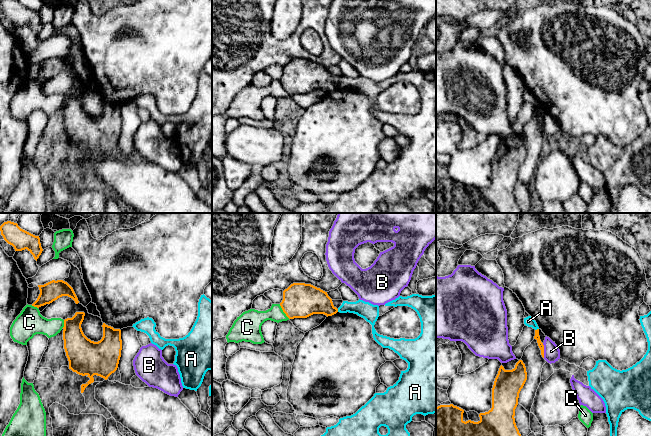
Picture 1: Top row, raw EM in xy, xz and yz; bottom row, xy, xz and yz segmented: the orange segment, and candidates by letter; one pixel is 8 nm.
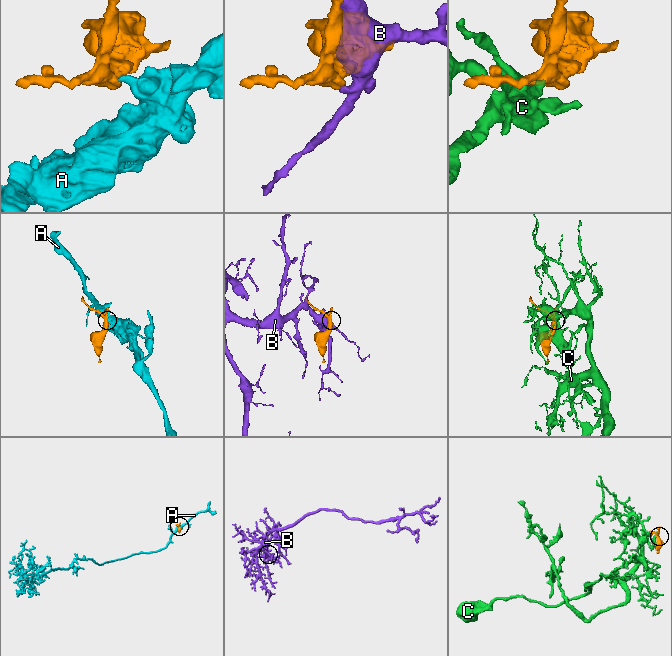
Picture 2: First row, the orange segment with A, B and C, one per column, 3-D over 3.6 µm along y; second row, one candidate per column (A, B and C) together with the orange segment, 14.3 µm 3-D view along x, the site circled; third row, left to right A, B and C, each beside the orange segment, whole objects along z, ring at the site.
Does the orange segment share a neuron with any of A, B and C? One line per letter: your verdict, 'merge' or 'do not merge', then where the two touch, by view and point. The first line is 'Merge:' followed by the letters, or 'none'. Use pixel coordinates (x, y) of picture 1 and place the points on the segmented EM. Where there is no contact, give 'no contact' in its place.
Merge: none
A: do not merge | yz (537, 329)
B: do not merge | yz (543, 350)
C: do not merge | xz (283, 311)

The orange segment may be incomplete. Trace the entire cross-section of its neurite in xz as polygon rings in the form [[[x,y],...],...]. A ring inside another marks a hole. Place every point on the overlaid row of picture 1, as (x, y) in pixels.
[[[293,283],[285,289],[280,306],[289,319],[307,318],[313,314],[328,317],[338,312],[327,292],[305,283]]]

